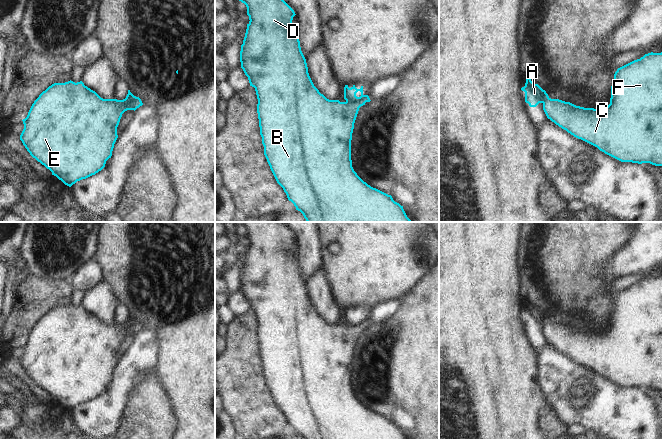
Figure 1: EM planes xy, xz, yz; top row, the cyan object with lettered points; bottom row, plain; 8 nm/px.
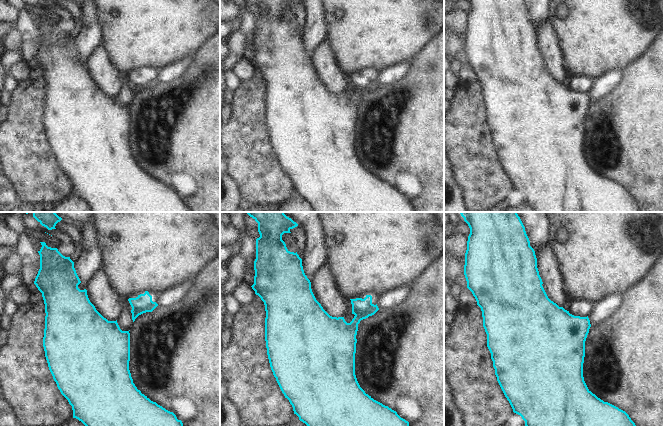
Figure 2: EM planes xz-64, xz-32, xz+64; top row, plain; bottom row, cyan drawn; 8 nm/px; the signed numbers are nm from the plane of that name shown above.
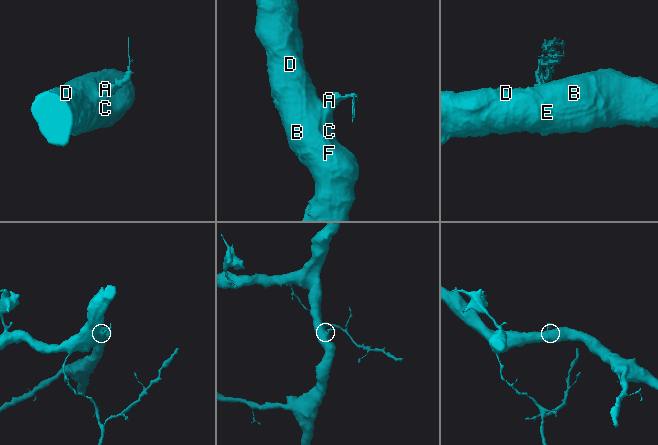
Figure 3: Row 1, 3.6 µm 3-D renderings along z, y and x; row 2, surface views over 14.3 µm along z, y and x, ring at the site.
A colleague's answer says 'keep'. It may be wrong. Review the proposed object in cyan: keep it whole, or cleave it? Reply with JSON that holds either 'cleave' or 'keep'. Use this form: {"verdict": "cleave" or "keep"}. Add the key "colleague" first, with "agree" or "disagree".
{"colleague": "disagree", "verdict": "cleave"}

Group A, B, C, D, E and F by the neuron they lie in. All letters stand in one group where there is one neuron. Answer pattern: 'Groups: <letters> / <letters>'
Groups: A / B C D E F.

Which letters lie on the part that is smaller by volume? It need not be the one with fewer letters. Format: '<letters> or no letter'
A.

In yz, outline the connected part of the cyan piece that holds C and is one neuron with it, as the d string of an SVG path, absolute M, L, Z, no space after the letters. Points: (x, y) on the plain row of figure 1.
M663 276L645 278L640 283L618 292L611 310L610 328L606 332L584 332L548 322L543 325L543 334L548 343L571 359L621 386L663 390Z

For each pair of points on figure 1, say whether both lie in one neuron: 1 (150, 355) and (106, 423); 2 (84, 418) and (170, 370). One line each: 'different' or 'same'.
1: same
2: different

